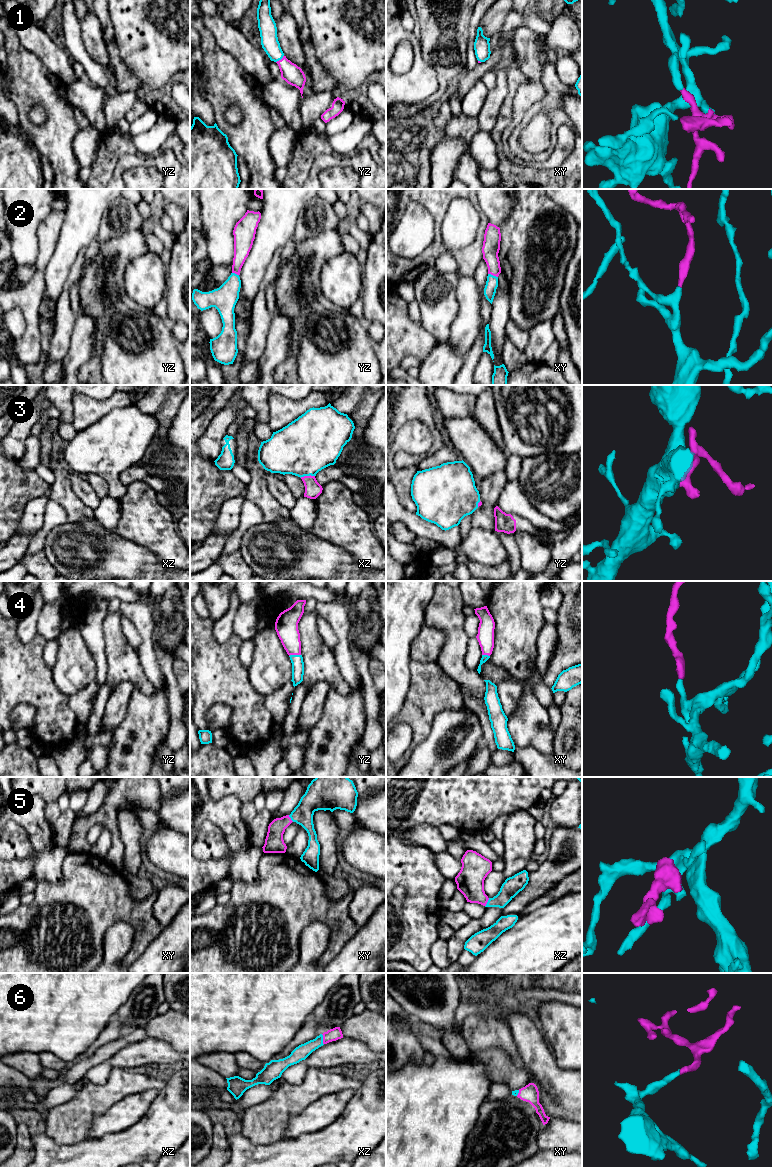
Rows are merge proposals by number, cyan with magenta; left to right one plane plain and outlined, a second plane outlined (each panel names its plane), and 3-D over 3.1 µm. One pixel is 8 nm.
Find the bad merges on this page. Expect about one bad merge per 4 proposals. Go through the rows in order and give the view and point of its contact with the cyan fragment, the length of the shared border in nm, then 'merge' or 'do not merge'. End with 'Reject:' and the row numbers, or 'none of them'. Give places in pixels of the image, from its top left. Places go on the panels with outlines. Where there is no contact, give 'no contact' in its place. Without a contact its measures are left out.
1: meets cyan in yz at (280, 59); contact 90 nm long; merge
2: meets cyan in xy at (492, 275); contact 90 nm long; merge
3: meets cyan in xz at (307, 475); contact 120 nm long; merge
4: meets cyan in yz at (294, 655); contact 100 nm long; merge
5: meets cyan in xz at (487, 902); contact 80 nm long; merge
6: meets cyan in xz at (322, 1039); contact 90 nm long; merge
Reject: none of them

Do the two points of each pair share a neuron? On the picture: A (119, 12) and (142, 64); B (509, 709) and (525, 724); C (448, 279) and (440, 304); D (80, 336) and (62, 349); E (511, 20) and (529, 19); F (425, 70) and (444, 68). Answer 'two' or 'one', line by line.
A: one
B: two
C: one
D: two
E: one
F: two

